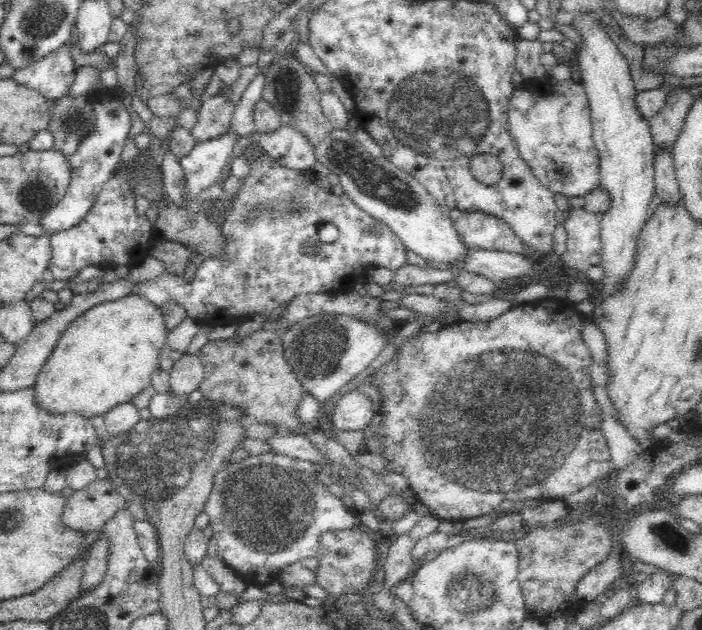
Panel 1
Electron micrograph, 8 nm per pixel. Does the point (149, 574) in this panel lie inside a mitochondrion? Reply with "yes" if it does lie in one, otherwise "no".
no

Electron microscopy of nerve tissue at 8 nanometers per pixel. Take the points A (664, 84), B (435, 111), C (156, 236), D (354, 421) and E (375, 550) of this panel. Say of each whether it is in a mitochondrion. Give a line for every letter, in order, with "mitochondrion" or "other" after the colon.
A: other
B: mitochondrion
C: other
D: other
E: other

